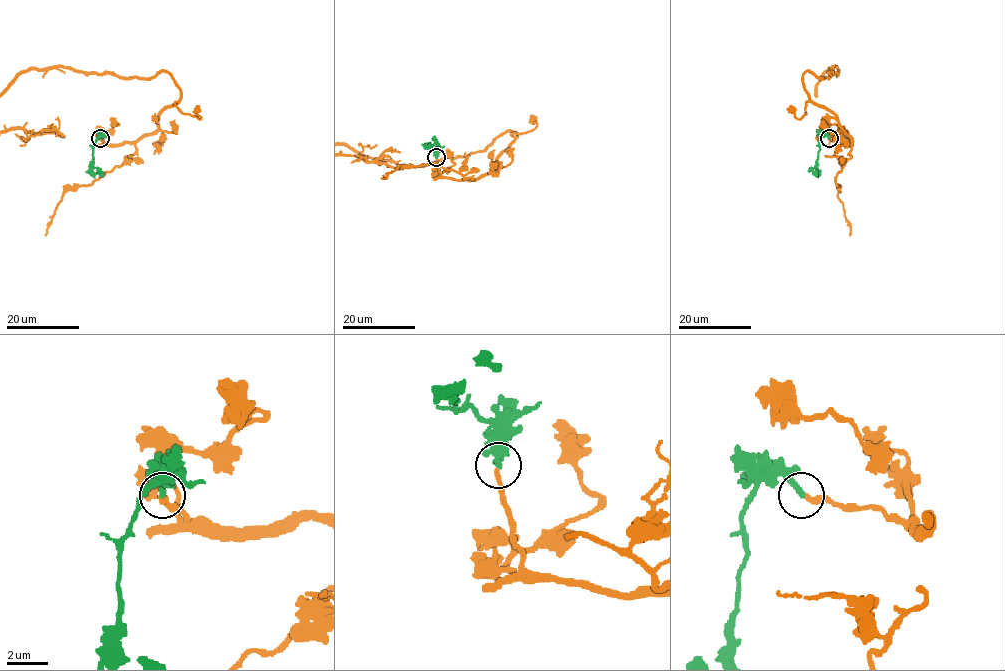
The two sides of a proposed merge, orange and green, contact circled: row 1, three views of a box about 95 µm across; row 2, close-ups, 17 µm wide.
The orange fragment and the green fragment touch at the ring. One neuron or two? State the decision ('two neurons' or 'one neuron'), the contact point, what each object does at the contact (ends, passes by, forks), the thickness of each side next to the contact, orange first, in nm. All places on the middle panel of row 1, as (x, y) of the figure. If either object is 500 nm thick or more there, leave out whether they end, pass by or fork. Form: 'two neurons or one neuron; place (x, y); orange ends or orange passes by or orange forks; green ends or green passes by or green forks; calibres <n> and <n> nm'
one neuron; place (436, 157); orange ends; green ends; calibres 240 and 280 nm

